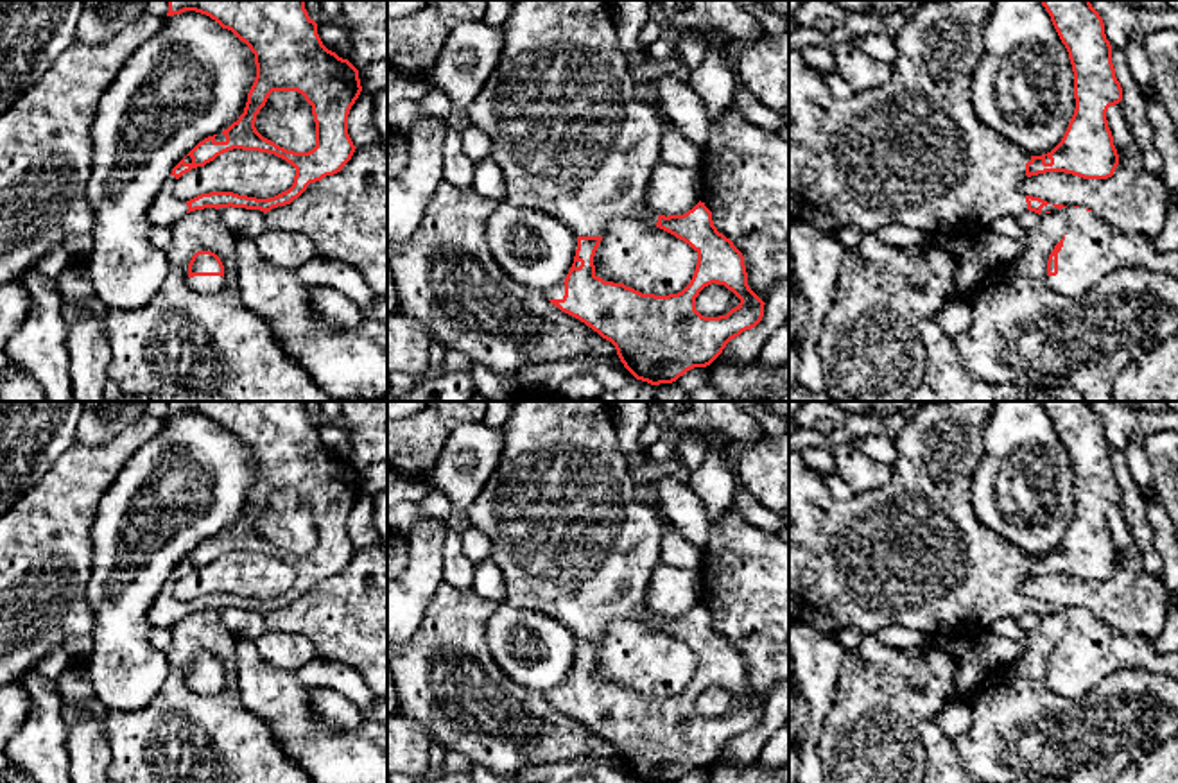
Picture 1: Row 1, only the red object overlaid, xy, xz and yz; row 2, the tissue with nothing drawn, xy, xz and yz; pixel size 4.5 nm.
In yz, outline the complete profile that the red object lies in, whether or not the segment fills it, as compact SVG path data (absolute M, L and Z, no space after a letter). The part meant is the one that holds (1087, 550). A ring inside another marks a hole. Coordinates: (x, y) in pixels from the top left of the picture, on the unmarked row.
M927 401L893 439L898 457L893 480L873 491L836 500L823 478L807 468L798 452L789 452L789 620L812 625L836 638L845 629L864 636L886 625L902 625L923 632L931 641L963 641L988 631L1000 618L1024 613L1038 616L1058 613L1067 620L1067 634L1047 661L1047 686L1061 697L1078 697L1122 668L1144 668L1178 679L1178 652L1160 654L1155 641L1126 636L1083 607L1051 606L1026 597L1022 582L1045 573L1065 573L1083 581L1108 581L1119 566L1119 555L1108 529L1106 512L1122 502L1122 489L1112 464L1112 446L1104 425L1090 401L1040 401L1069 453L1074 473L1076 511L1061 543L1047 555L1027 557L1009 541L984 527L972 507L972 475L981 462L983 428L995 401Z

